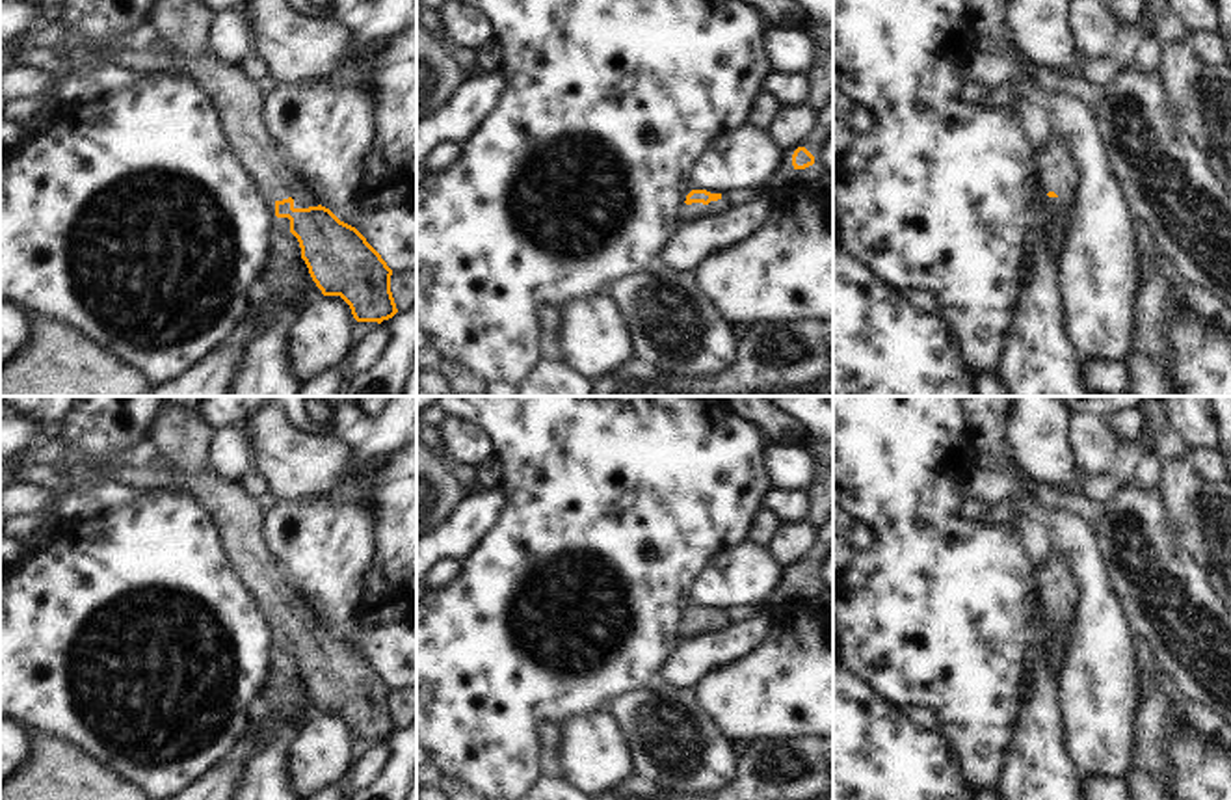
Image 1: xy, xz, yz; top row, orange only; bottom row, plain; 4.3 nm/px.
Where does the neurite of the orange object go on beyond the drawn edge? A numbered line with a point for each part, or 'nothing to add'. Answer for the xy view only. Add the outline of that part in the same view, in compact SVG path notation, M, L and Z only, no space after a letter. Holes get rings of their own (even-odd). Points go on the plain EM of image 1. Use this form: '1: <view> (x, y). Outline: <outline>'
1: xy (183, 436). Outline: M169 398L151 426L151 450L171 461L184 487L214 513L232 571L268 614L271 642L301 672L290 636L275 633L275 620L292 614L294 625L309 625L318 623L318 618L271 551L266 536L268 512L238 478L210 465L216 433L199 409Z

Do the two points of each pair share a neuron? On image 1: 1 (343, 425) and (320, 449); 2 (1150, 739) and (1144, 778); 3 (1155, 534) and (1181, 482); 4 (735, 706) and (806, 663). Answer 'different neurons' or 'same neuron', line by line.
1: different neurons
2: same neuron
3: different neurons
4: same neuron

